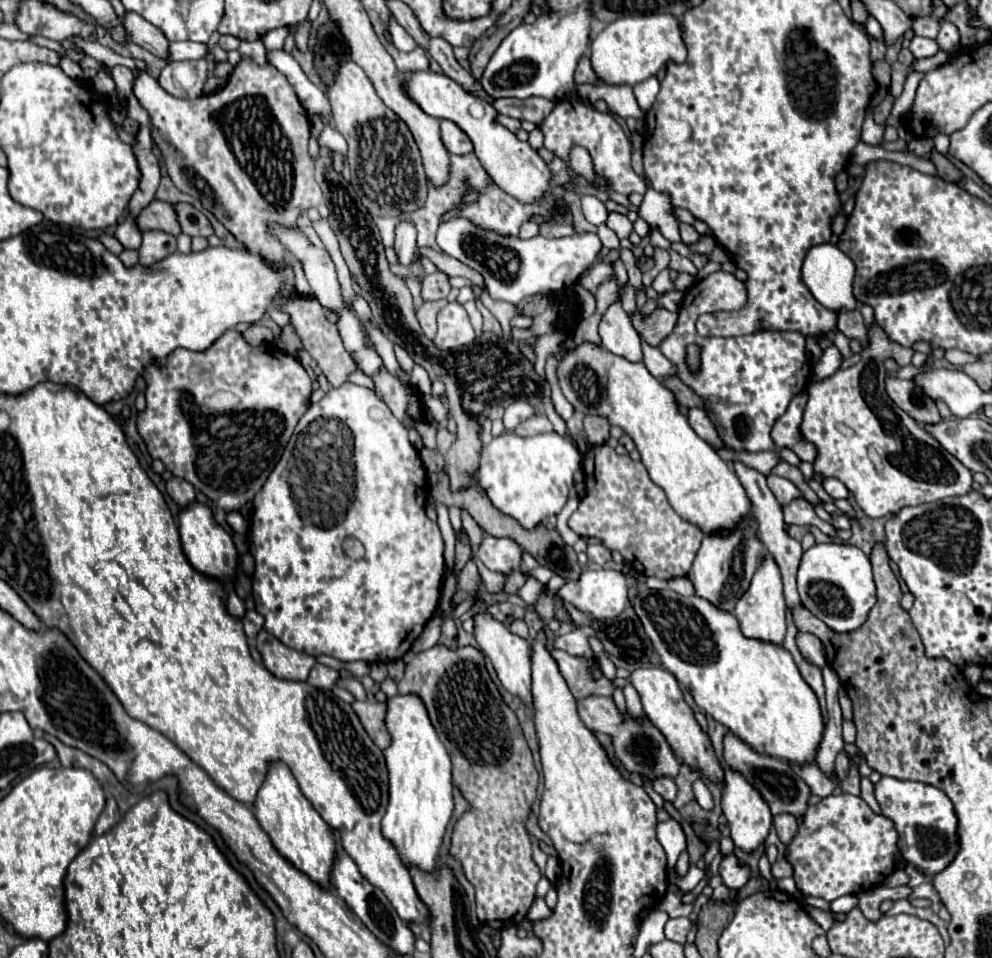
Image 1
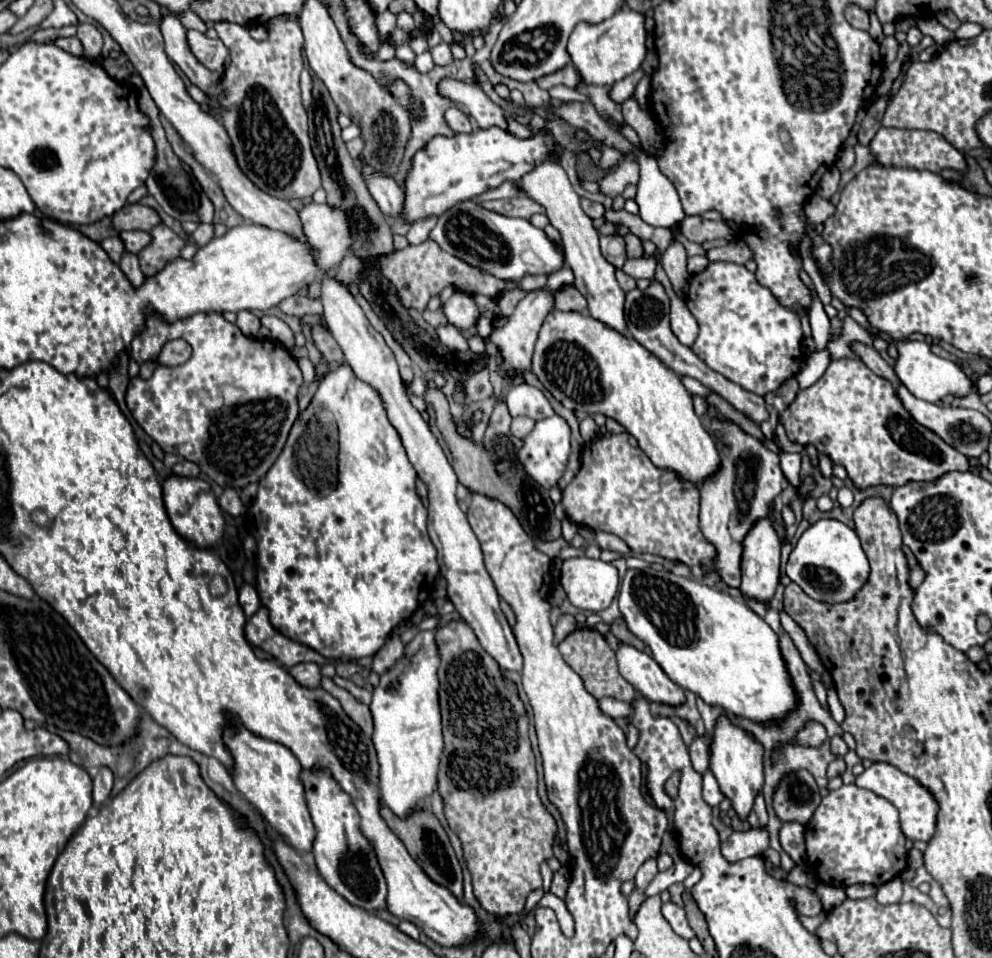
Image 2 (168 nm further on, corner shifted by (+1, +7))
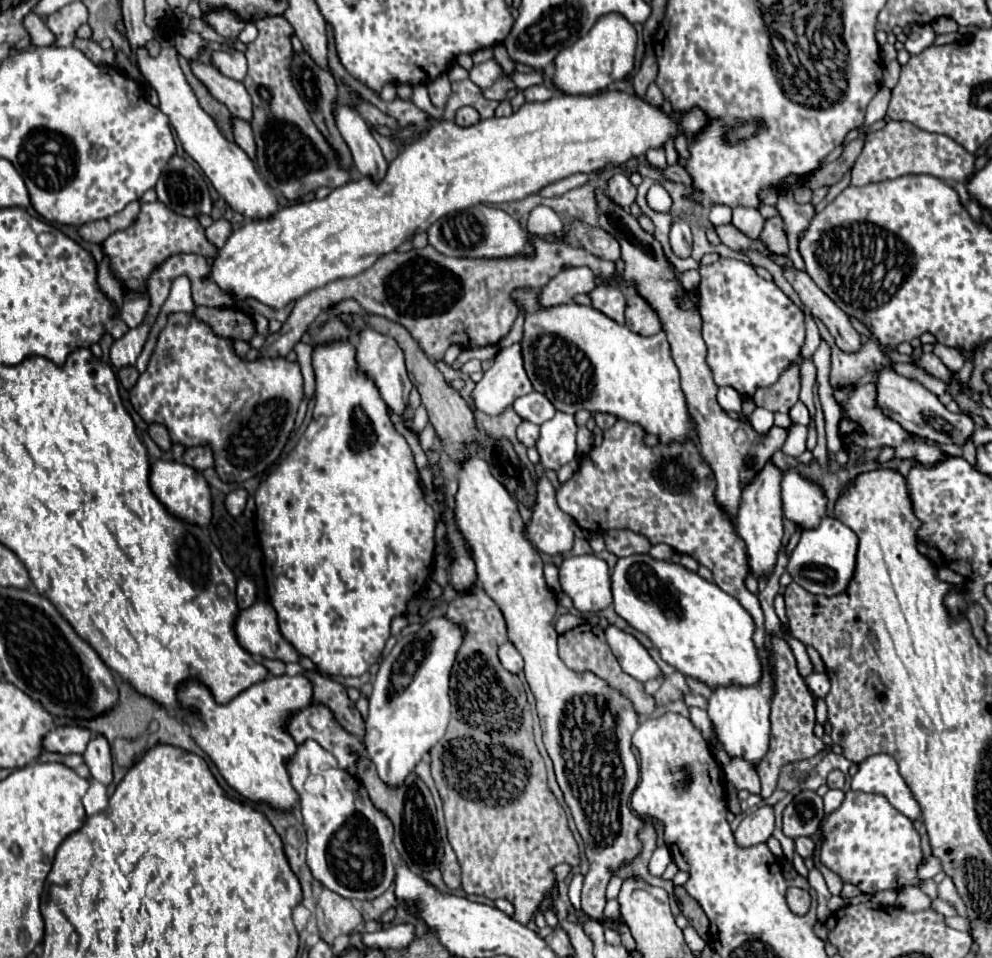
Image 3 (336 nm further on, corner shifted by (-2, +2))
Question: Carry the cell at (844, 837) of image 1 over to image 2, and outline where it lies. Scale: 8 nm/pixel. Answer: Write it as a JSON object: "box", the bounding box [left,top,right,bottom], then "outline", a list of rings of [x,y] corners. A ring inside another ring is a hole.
{"box":[806,785,908,887],"outline":[[[842,785],[836,791],[830,791],[820,807],[816,809],[812,821],[806,825],[806,853],[808,853],[808,863],[810,867],[818,869],[814,875],[822,883],[846,887],[854,883],[870,883],[870,885],[882,885],[894,877],[898,877],[906,869],[906,857],[908,851],[904,847],[906,837],[900,829],[898,821],[898,811],[896,807],[886,801],[884,797],[878,797],[876,793],[852,785]]]}

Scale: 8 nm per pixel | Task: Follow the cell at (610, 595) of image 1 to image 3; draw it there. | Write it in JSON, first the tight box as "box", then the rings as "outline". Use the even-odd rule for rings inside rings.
{"box":[559,556,613,612],"outline":[[[571,556],[559,568],[561,588],[579,612],[599,612],[613,602],[611,572],[597,556]]]}

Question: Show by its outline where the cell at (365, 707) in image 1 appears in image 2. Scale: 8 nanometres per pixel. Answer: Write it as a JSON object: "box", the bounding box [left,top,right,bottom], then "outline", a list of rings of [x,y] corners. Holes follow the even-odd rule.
{"box":[320,677,372,733],"outline":[[[322,677],[322,683],[320,683],[328,693],[332,693],[332,697],[336,697],[344,709],[344,713],[348,713],[348,717],[352,721],[356,721],[356,725],[360,725],[360,729],[364,733],[372,733],[372,715],[370,715],[370,709],[368,705],[362,705],[358,703],[346,689],[338,687],[330,677]]]}

